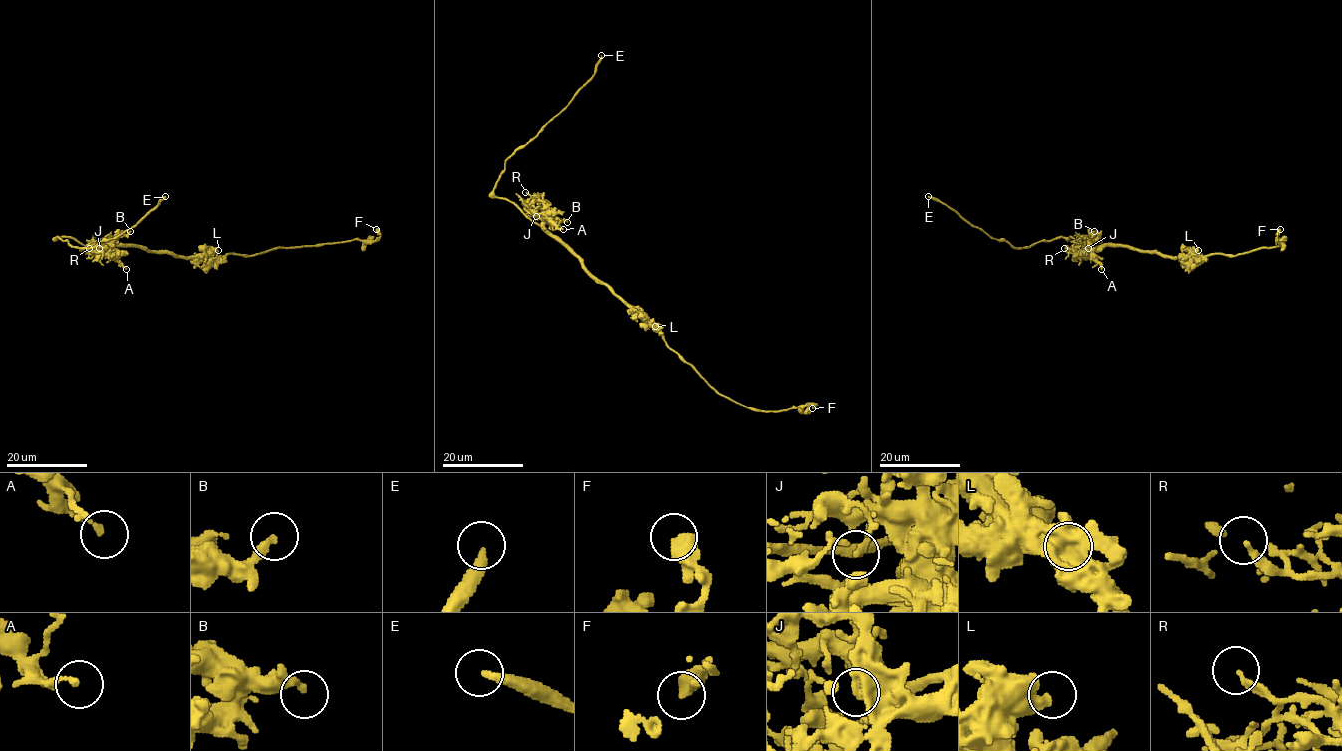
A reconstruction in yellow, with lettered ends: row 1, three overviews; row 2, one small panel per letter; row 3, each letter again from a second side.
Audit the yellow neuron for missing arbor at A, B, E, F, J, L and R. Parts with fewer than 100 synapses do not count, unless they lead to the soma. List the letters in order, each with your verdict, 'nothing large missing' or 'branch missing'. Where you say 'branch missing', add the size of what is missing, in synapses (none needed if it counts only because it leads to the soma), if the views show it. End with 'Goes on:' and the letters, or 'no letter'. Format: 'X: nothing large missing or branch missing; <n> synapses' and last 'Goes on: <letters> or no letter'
A: nothing large missing
B: nothing large missing
E: branch missing
F: nothing large missing
J: nothing large missing
L: nothing large missing
R: nothing large missing
Goes on: E

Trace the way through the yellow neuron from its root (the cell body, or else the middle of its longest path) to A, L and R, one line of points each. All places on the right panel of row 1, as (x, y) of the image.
A: (1134, 250), (1123, 246), (1095, 249), (1092, 254), (1101, 269)
L: (1134, 250), (1157, 251), (1170, 257), (1188, 257), (1198, 250)
R: (1134, 250), (1123, 246), (1103, 246), (1076, 256), (1064, 248)

